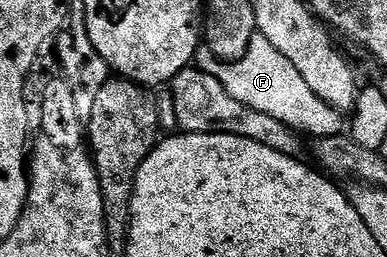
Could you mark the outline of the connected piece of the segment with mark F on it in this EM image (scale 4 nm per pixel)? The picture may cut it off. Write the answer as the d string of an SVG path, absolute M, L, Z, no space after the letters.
M255 34L249 41L245 57L235 59L232 63L224 63L206 45L200 46L197 66L205 73L212 74L228 91L229 97L257 113L276 118L302 136L311 135L315 139L324 139L344 130L344 116L325 101L321 101L321 97L317 97L317 93L313 93L313 89L305 85L305 77L301 77L301 73L293 69L292 63L283 54L277 53L277 49L273 49L273 45L269 45L263 35Z

